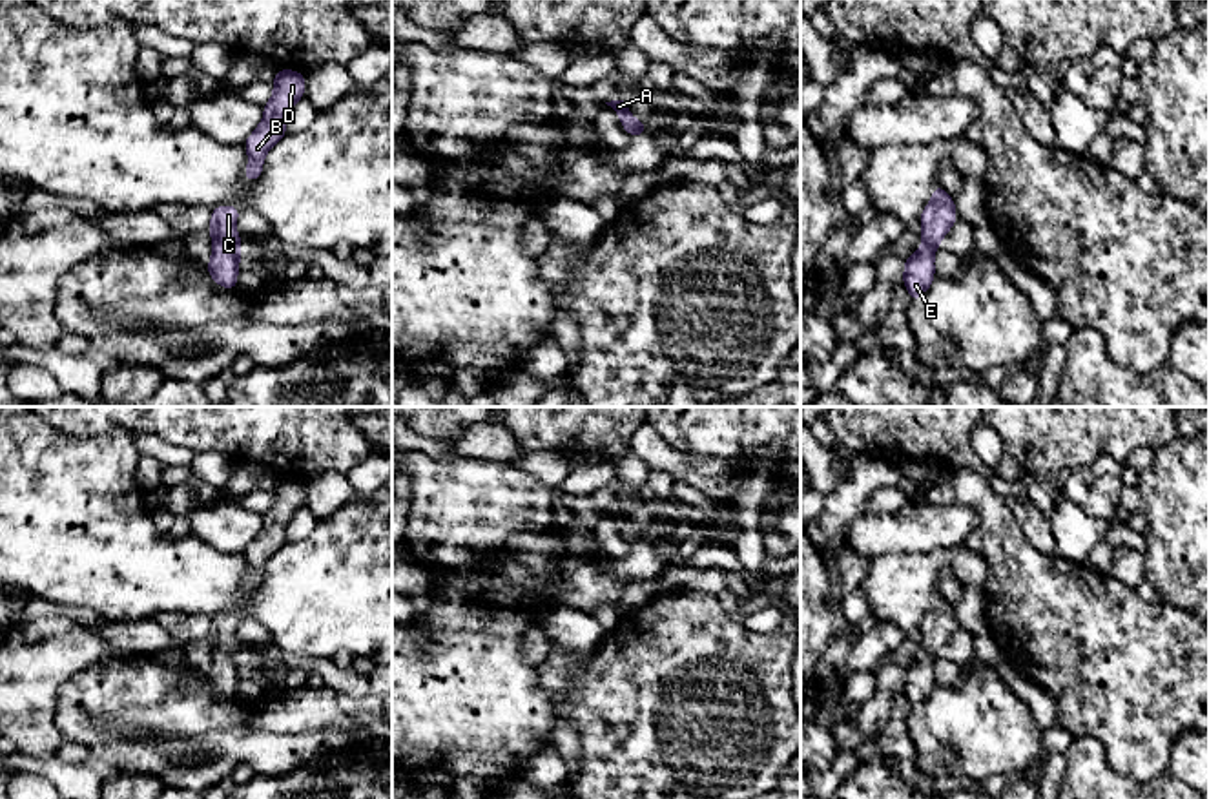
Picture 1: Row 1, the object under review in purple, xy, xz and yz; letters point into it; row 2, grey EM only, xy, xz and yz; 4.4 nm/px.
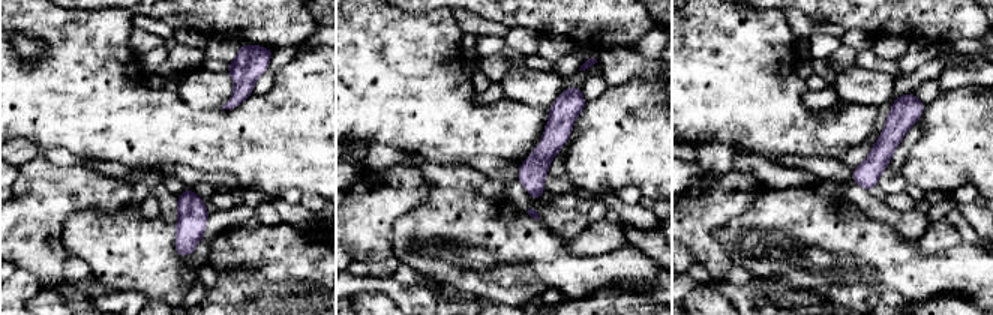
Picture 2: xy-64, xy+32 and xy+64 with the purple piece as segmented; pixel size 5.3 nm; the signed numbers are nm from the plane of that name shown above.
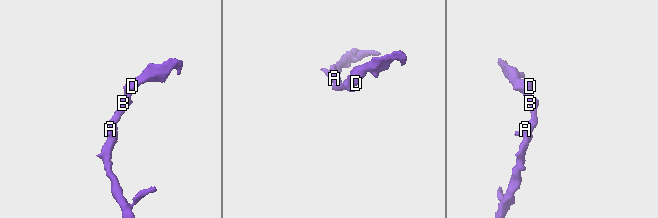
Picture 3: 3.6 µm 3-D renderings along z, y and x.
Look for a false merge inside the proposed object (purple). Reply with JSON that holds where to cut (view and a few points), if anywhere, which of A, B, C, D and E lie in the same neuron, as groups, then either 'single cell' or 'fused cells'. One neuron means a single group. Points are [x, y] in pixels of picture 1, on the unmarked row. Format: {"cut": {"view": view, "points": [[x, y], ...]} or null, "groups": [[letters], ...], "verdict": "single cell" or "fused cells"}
{"cut": null, "groups": [["A", "B", "C", "D", "E"]], "verdict": "single cell"}

